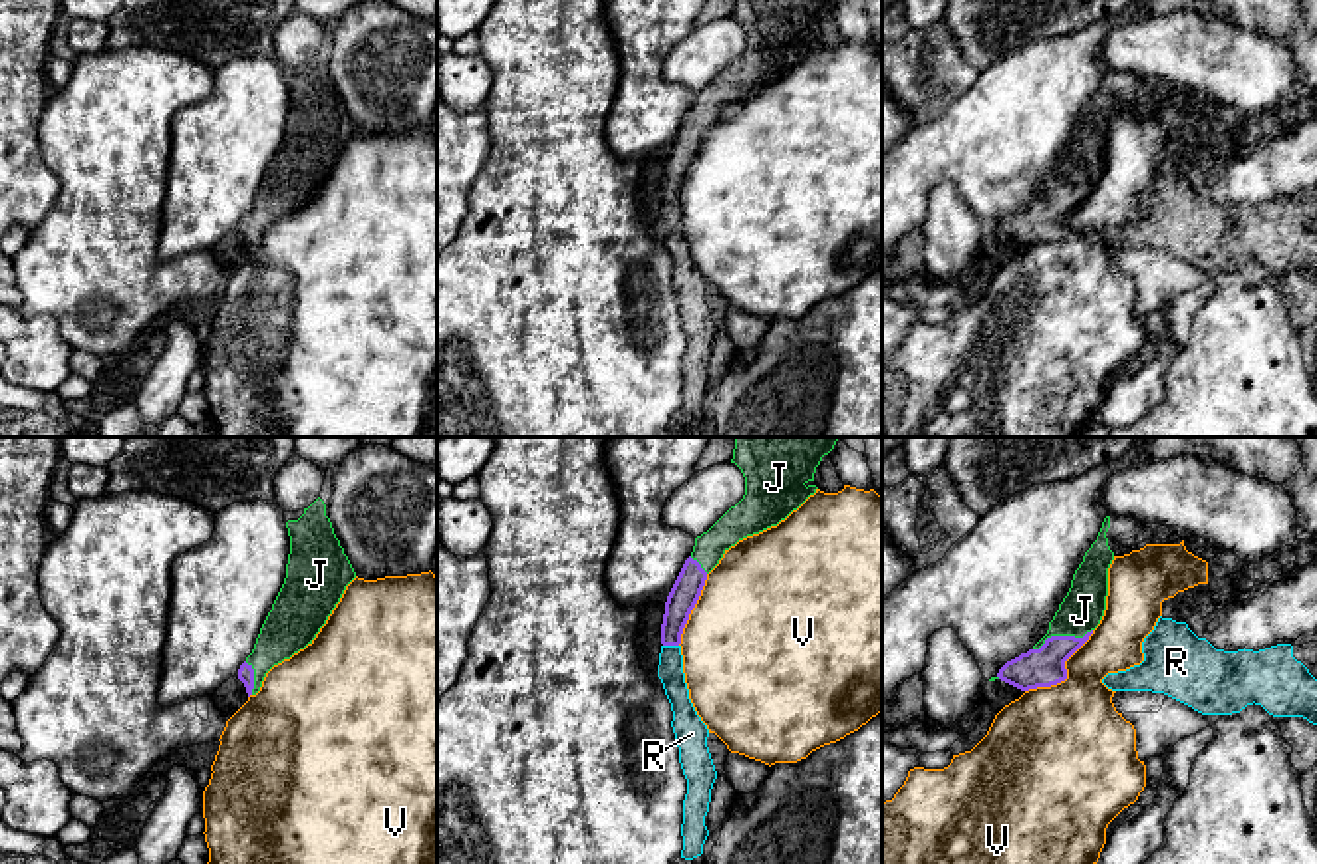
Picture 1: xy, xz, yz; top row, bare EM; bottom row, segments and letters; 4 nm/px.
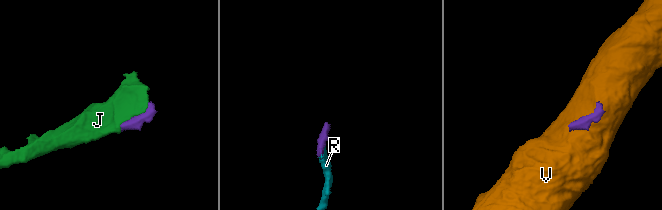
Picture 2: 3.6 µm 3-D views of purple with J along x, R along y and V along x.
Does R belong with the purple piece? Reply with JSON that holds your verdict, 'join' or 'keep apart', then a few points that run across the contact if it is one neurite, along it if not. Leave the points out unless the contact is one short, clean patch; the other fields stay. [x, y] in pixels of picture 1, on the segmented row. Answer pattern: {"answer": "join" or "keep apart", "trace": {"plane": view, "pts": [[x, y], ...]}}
{"answer": "join", "trace": {"plane": "xz", "pts": [[688, 586], [672, 626], [672, 644], [670, 670]]}}

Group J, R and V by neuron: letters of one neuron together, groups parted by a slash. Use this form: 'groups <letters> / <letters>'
groups J R / V

